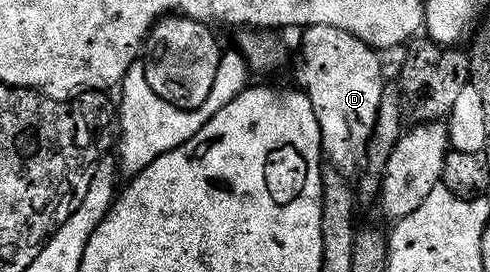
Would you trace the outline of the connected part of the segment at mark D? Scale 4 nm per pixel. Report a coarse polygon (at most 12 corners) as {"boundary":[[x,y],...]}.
{"boundary":[[312,25],[303,89],[330,166],[366,164],[387,88],[382,54]]}

